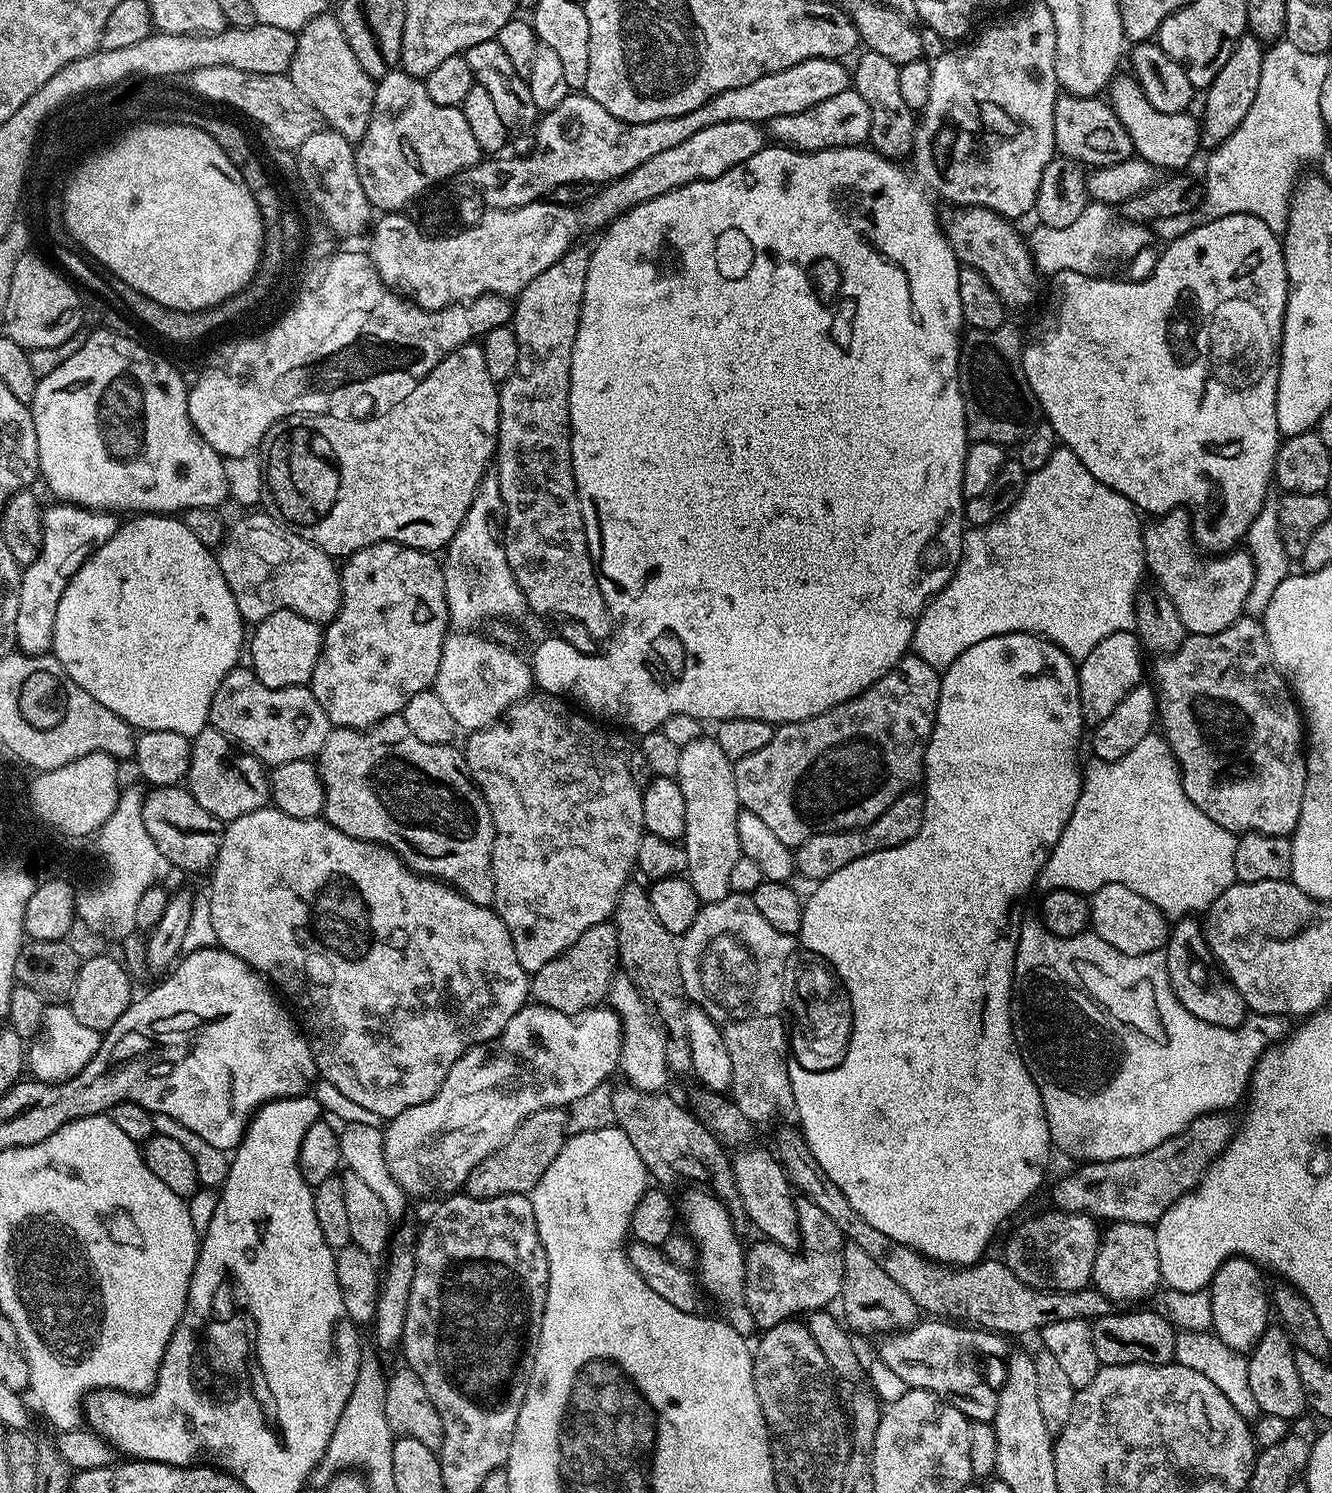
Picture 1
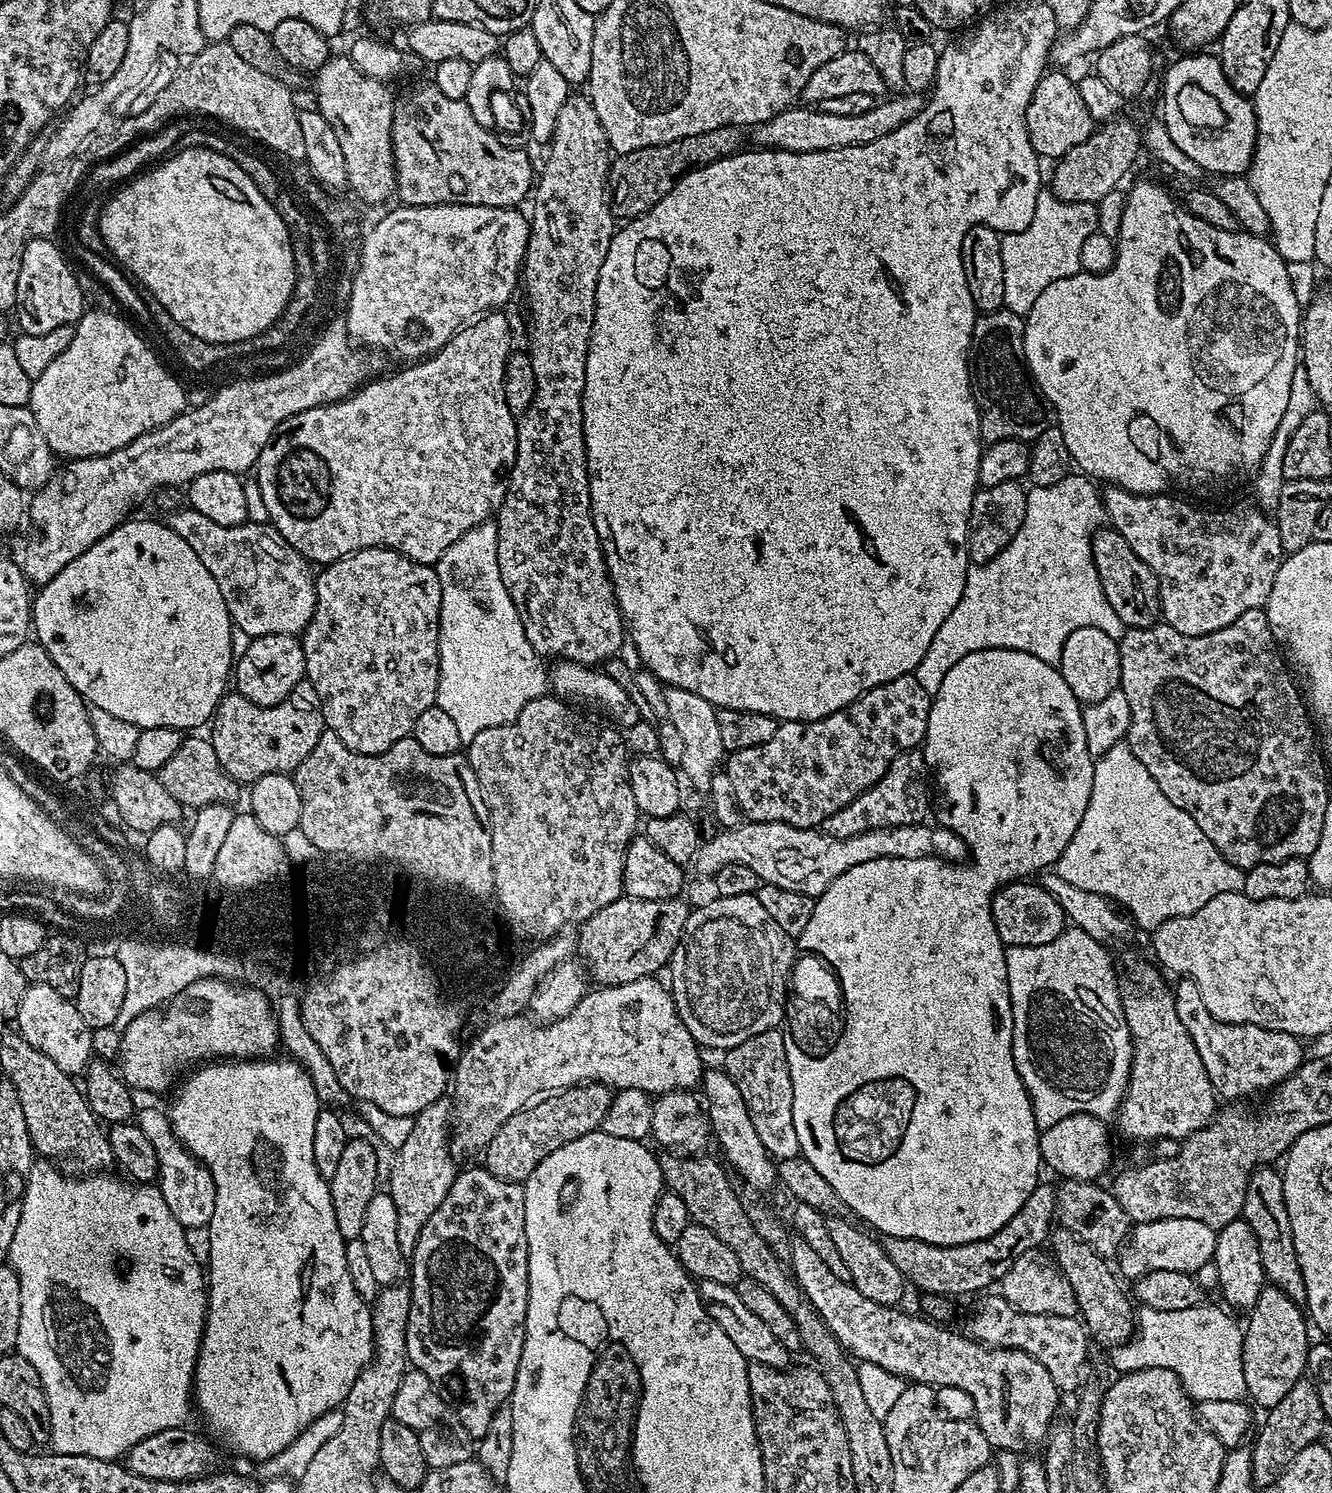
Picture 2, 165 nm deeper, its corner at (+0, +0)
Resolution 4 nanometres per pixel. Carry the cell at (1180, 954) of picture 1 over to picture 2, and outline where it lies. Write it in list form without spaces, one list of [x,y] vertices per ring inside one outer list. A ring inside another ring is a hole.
[[[1190,978],[1177,981],[1174,995],[1178,1018],[1182,1026],[1186,1026],[1186,1034],[1190,1034],[1194,1046],[1198,1046],[1198,1058],[1202,1058],[1202,1066],[1206,1066],[1206,1074],[1221,1101],[1244,1102],[1247,1096],[1271,1093],[1304,1063],[1306,1053],[1297,1037],[1285,1036],[1262,1026],[1231,1024],[1214,1018],[1214,1014],[1206,1010],[1206,1002],[1202,1002],[1202,994],[1195,982]]]

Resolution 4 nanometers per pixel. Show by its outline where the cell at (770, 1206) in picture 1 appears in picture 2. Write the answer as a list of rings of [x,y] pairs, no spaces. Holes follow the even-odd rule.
[[[798,1234],[791,1237],[790,1258],[790,1271],[796,1279],[796,1285],[804,1291],[822,1322],[826,1322],[830,1334],[834,1334],[849,1357],[882,1366],[883,1370],[914,1384],[931,1384],[937,1390],[957,1388],[958,1391],[965,1392],[976,1407],[974,1422],[980,1427],[982,1434],[986,1434],[993,1449],[1005,1448],[1024,1454],[1027,1453],[1027,1448],[1039,1449],[1047,1441],[1048,1429],[1057,1419],[1056,1407],[1060,1404],[1062,1393],[1054,1386],[1054,1378],[1050,1378],[1046,1366],[1042,1366],[1038,1358],[1030,1358],[1030,1354],[1013,1348],[991,1348],[967,1334],[959,1336],[948,1328],[939,1328],[936,1325],[939,1323],[923,1315],[911,1316],[908,1312],[899,1312],[901,1309],[891,1304],[879,1304],[870,1302],[870,1298],[862,1298],[851,1280],[834,1274],[834,1270],[830,1270],[830,1266],[822,1262],[818,1250],[814,1250],[814,1246],[810,1246],[810,1242],[806,1242]]]

